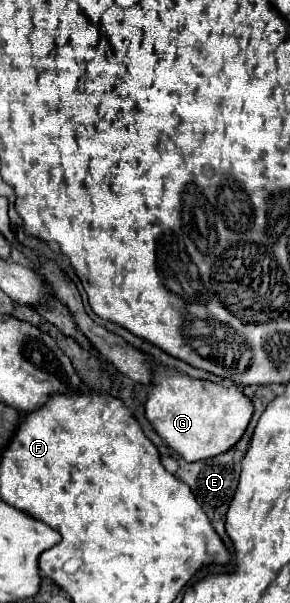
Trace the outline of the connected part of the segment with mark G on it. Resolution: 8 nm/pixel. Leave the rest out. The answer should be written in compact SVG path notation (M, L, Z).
M166 367L156 369L154 387L144 407L146 419L156 433L190 463L230 451L242 439L254 413L252 401L236 385L224 387L212 381L192 379Z

